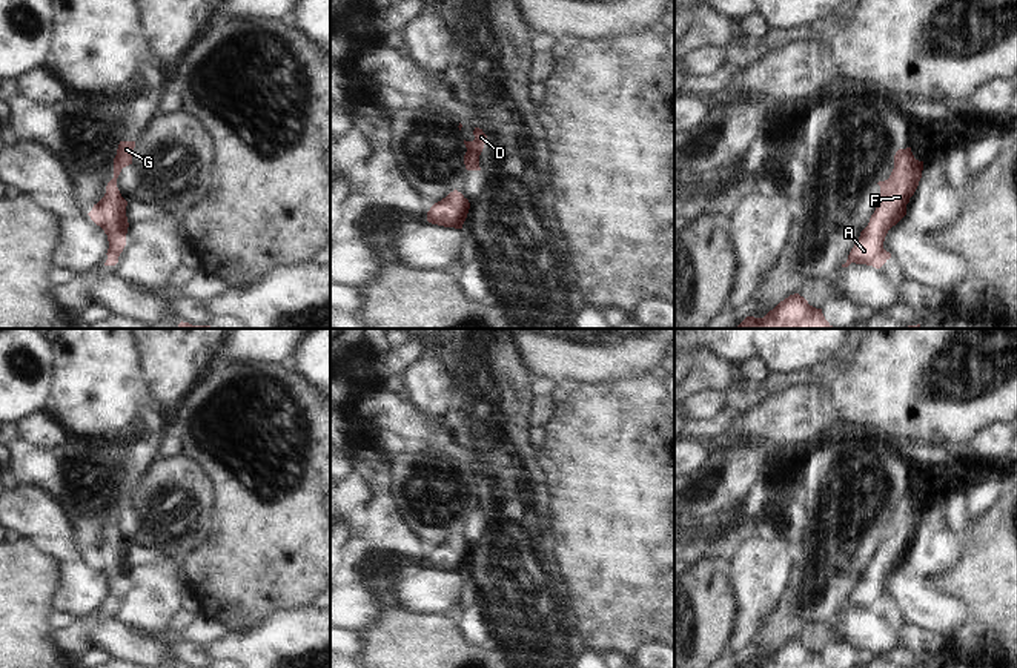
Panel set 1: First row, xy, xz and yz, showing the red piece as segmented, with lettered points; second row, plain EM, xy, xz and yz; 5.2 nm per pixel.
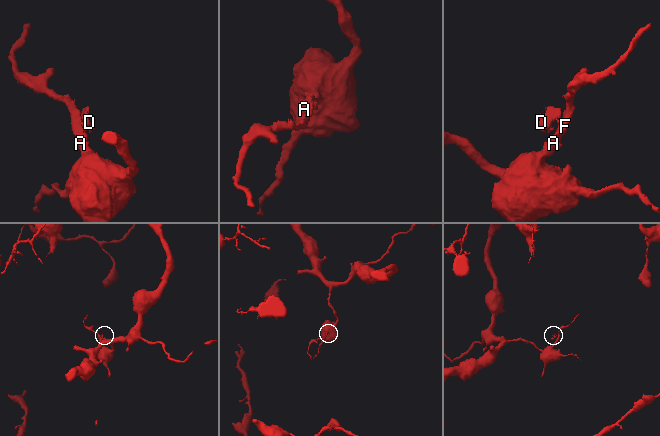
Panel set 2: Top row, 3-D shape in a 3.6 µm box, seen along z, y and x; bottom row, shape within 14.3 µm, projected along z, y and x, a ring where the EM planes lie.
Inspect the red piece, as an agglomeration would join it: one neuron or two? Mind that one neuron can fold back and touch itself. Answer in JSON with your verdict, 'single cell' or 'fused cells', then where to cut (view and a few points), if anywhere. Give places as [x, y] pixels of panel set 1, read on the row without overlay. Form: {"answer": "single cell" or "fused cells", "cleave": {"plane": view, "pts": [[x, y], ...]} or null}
{"answer": "fused cells", "cleave": {"plane": "xy", "pts": [[108, 527], [115, 529]]}}

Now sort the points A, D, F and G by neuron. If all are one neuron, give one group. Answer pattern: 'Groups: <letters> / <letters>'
Groups: A F / D G

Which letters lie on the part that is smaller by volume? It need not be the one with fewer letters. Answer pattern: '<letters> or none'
D, G

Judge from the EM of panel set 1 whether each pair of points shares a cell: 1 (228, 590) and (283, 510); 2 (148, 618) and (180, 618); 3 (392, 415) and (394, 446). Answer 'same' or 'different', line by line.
1: same
2: different
3: different

